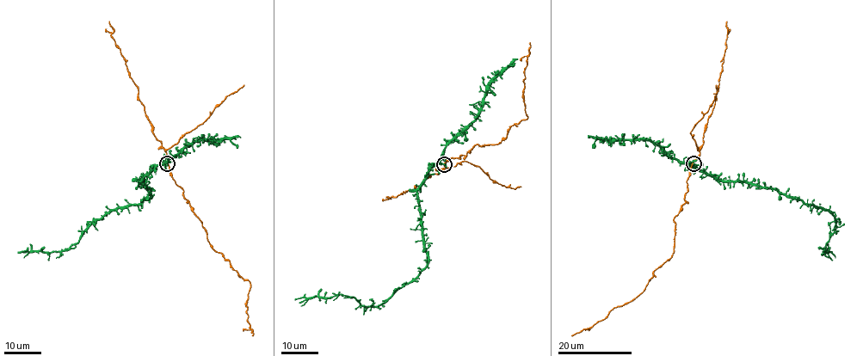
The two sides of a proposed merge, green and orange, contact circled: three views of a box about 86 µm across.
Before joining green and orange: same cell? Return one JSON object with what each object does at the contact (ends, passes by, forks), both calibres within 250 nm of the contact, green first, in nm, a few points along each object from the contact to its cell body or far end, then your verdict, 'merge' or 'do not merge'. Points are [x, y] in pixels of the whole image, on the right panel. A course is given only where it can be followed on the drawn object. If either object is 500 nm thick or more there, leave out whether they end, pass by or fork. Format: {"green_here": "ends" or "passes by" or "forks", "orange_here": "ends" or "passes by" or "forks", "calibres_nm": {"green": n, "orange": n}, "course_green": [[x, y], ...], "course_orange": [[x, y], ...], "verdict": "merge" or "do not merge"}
{"green_here": "ends", "orange_here": "passes by", "calibres_nm": {"green": 220, "orange": 200}, "course_green": [[693, 163], [719, 180], [777, 188], [807, 204], [822, 206], [835, 217], [835, 231], [824, 249], [829, 253]], "course_orange": [[693, 163], [685, 203], [674, 218], [674, 253], [630, 302], [614, 307], [603, 319], [571, 336]], "verdict": "merge"}

